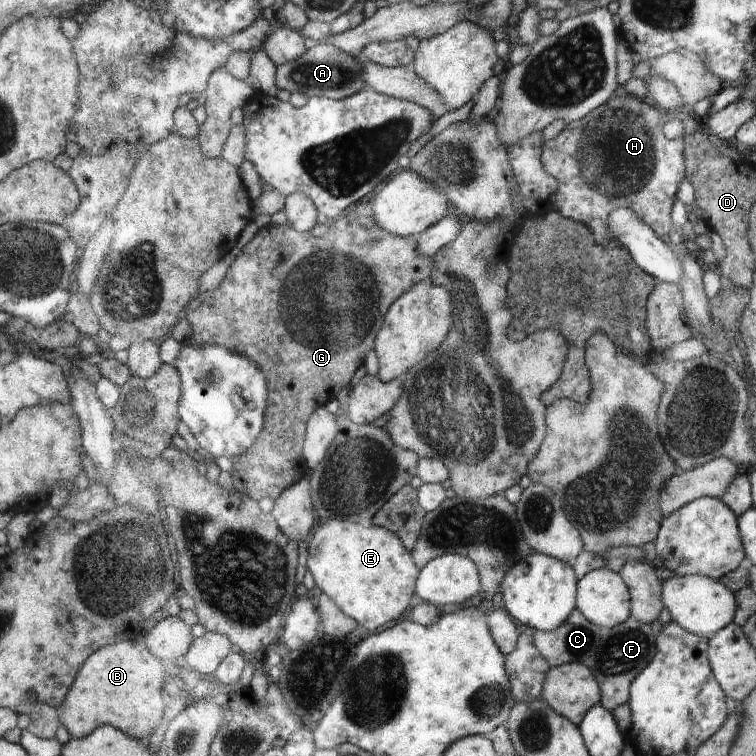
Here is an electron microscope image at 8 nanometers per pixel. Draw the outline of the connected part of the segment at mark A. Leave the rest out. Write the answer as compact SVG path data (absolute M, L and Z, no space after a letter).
M330 42L320 43L318 46L306 49L302 56L277 66L275 83L280 90L286 89L291 93L301 92L308 98L326 97L341 101L365 89L362 68L356 58L346 54L336 45Z

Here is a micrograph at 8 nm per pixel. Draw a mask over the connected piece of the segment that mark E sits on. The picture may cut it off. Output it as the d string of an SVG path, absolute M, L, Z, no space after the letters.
M330 519L308 539L307 568L316 586L366 630L400 618L414 596L418 568L401 537L375 525Z

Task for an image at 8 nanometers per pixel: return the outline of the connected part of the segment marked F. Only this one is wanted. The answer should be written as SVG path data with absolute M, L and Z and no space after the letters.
M630 616L621 625L602 630L600 646L595 656L586 665L601 683L602 706L613 711L617 706L629 701L629 688L635 676L643 671L654 658L656 652L655 636L650 623L643 623Z

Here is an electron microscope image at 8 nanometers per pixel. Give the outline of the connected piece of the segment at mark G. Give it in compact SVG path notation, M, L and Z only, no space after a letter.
M369 200L355 204L342 218L329 222L329 230L323 237L315 237L310 231L298 232L288 224L270 223L259 228L254 239L233 260L220 286L199 294L208 304L208 310L214 312L222 306L224 314L218 314L216 318L212 314L212 320L216 320L218 332L226 334L226 338L230 336L225 342L228 348L248 357L260 370L266 370L265 381L270 382L270 410L265 410L266 430L261 430L250 448L248 460L236 462L234 470L230 470L235 491L247 494L255 501L264 496L275 501L290 485L308 476L305 456L302 456L308 418L316 409L328 404L340 386L348 387L354 372L372 350L376 330L385 324L384 314L398 297L419 282L430 279L432 272L433 258L418 250L416 238L399 237L378 226Z

